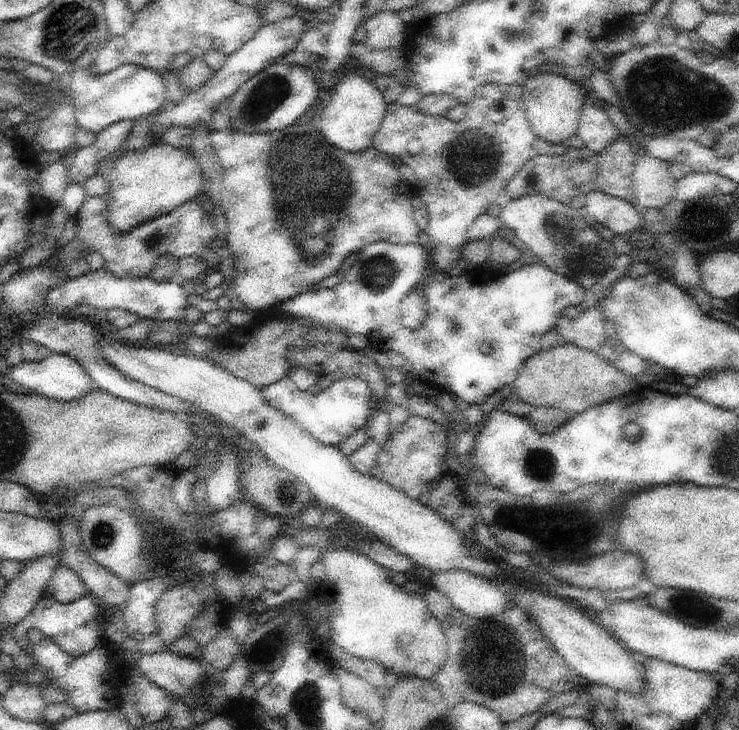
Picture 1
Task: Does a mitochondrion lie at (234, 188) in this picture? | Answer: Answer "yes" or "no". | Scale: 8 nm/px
no

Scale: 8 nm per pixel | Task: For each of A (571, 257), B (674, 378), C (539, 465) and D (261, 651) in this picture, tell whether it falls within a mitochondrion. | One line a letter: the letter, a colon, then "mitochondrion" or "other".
A: mitochondrion
B: other
C: mitochondrion
D: mitochondrion

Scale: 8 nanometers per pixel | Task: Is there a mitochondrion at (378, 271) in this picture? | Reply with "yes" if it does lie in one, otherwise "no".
yes

